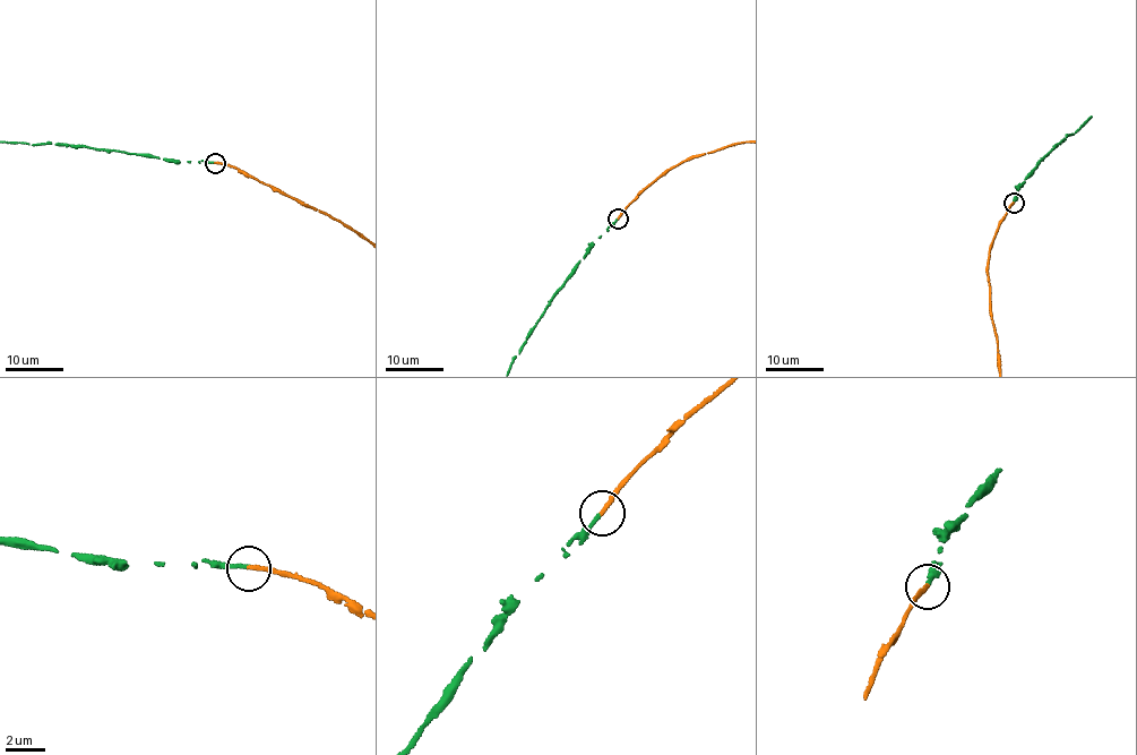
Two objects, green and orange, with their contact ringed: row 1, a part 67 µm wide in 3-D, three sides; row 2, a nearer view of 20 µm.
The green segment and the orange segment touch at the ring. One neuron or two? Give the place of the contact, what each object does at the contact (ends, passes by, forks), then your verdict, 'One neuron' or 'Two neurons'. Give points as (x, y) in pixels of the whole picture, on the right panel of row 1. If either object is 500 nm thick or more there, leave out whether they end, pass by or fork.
Place: (1014, 203). At the ring green ends. At the ring orange ends. One neuron

